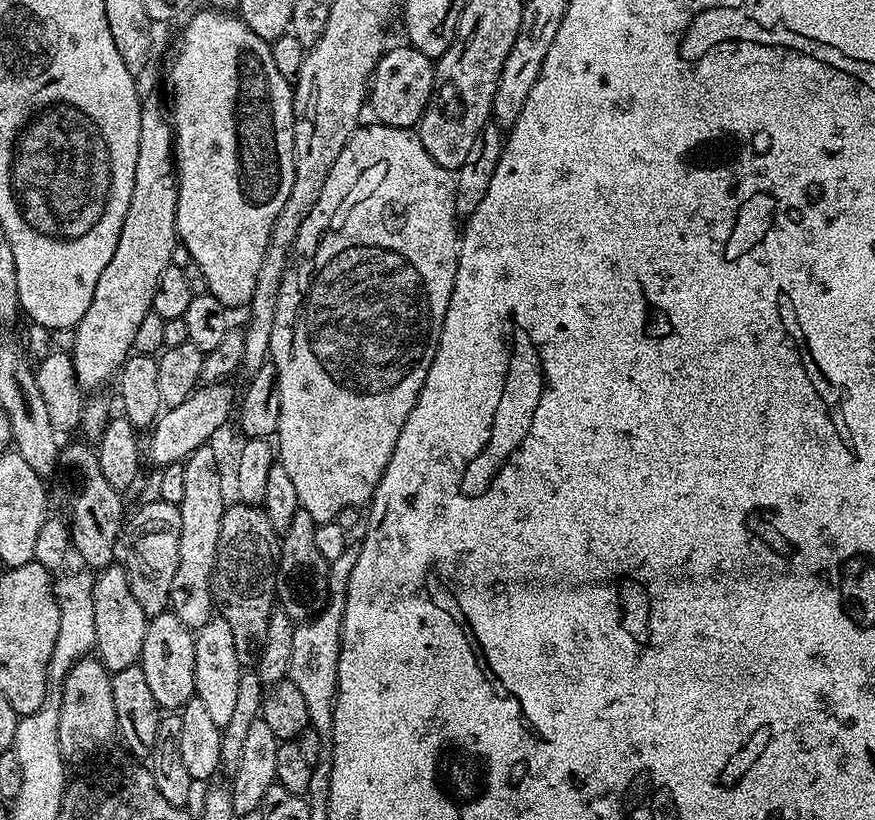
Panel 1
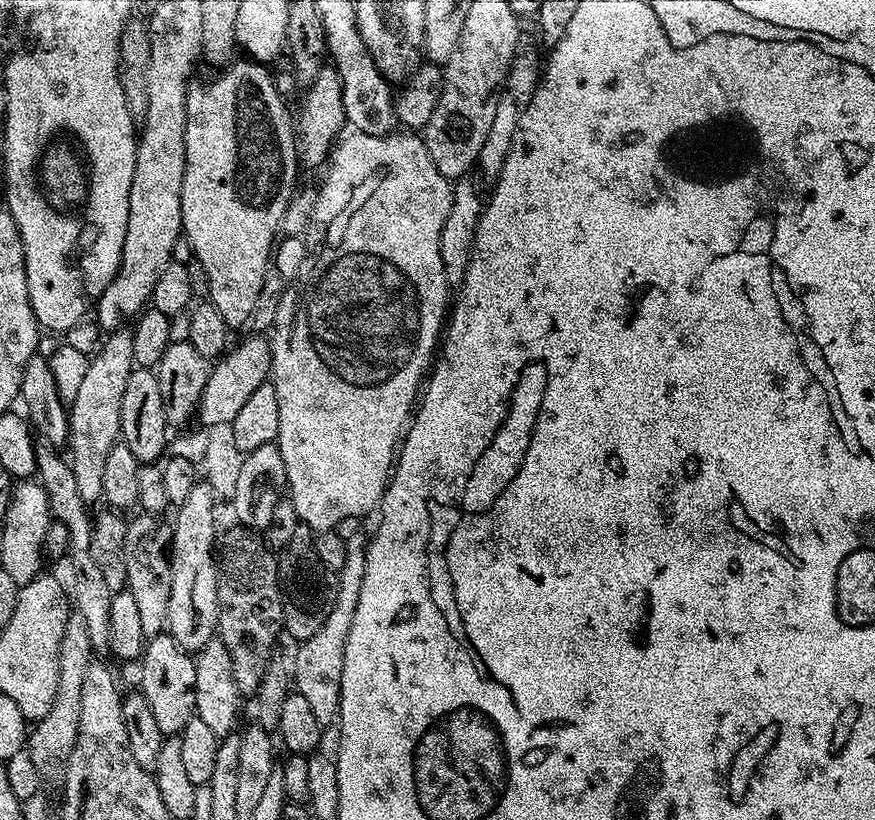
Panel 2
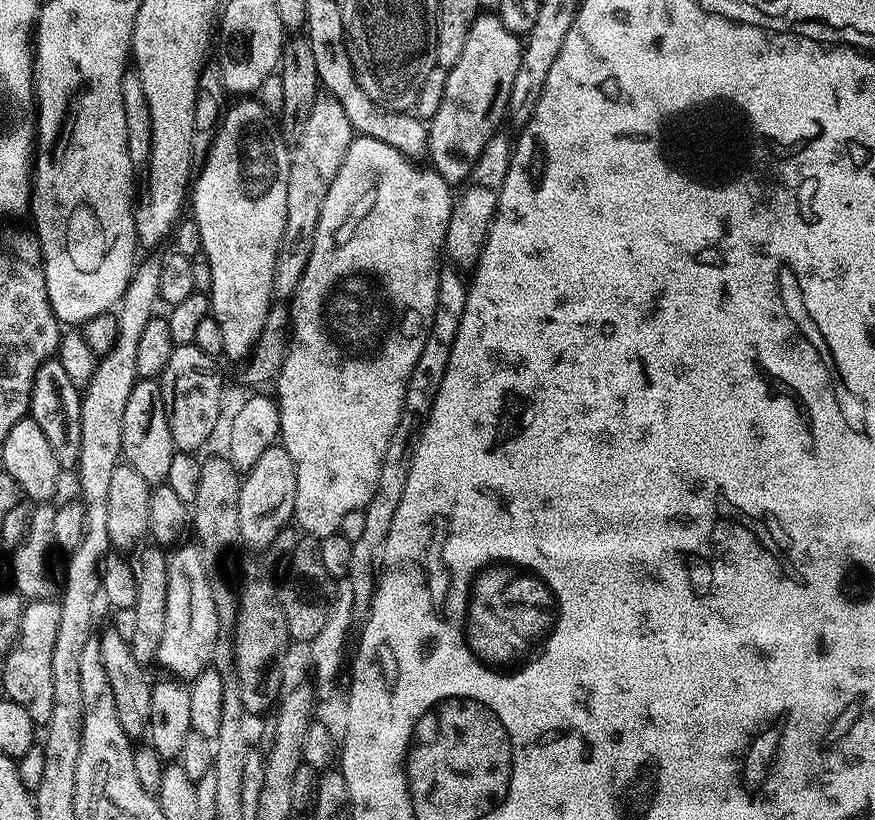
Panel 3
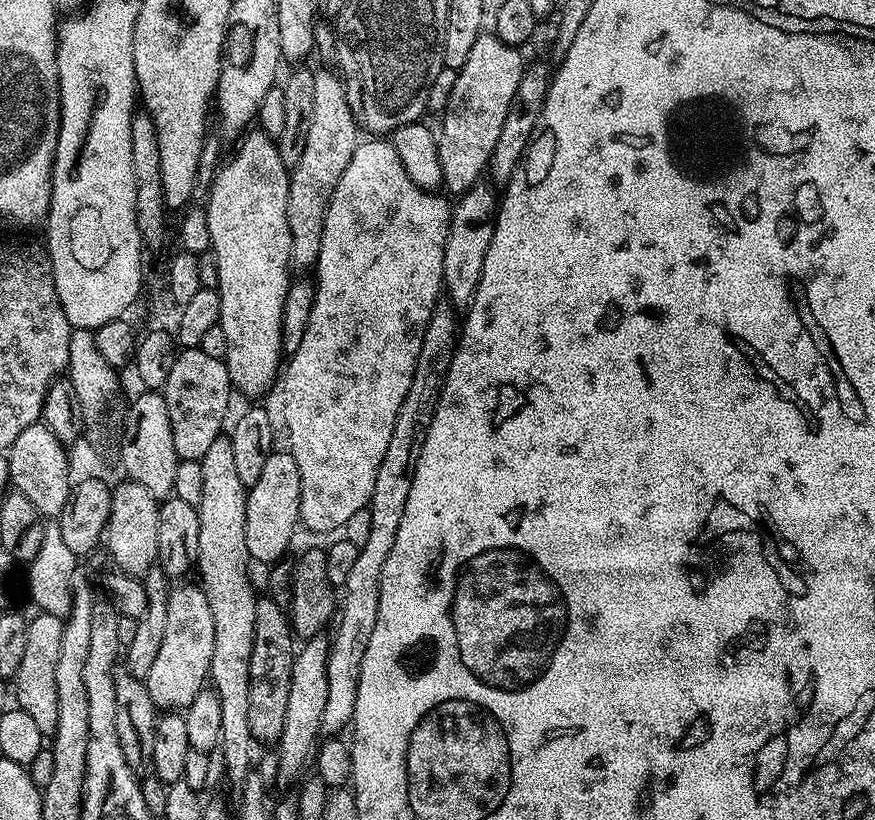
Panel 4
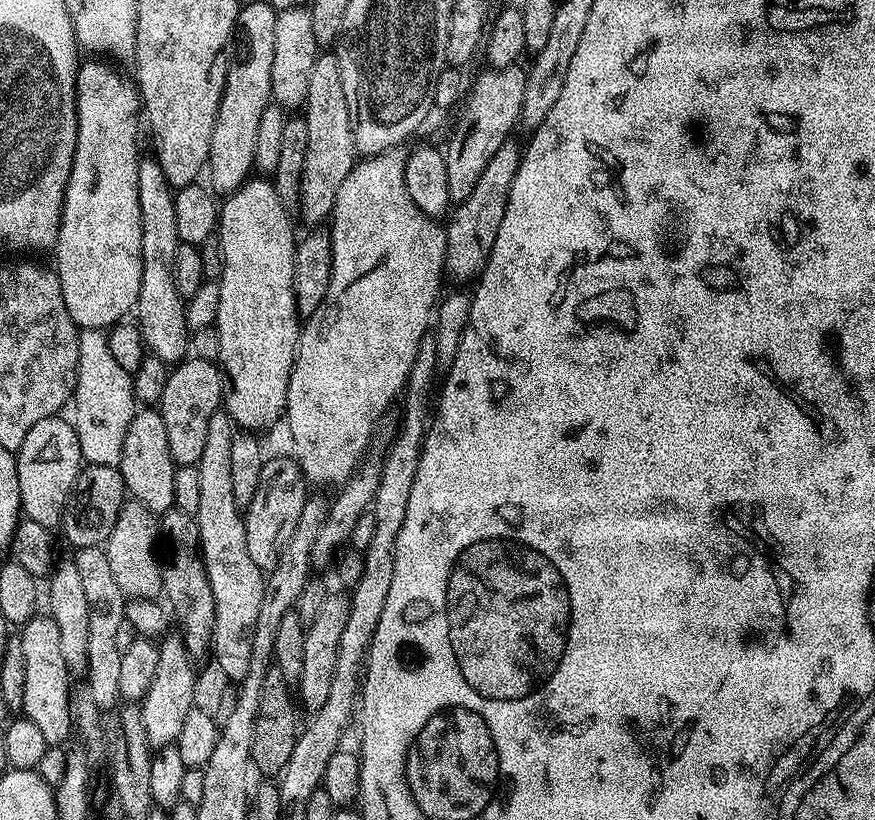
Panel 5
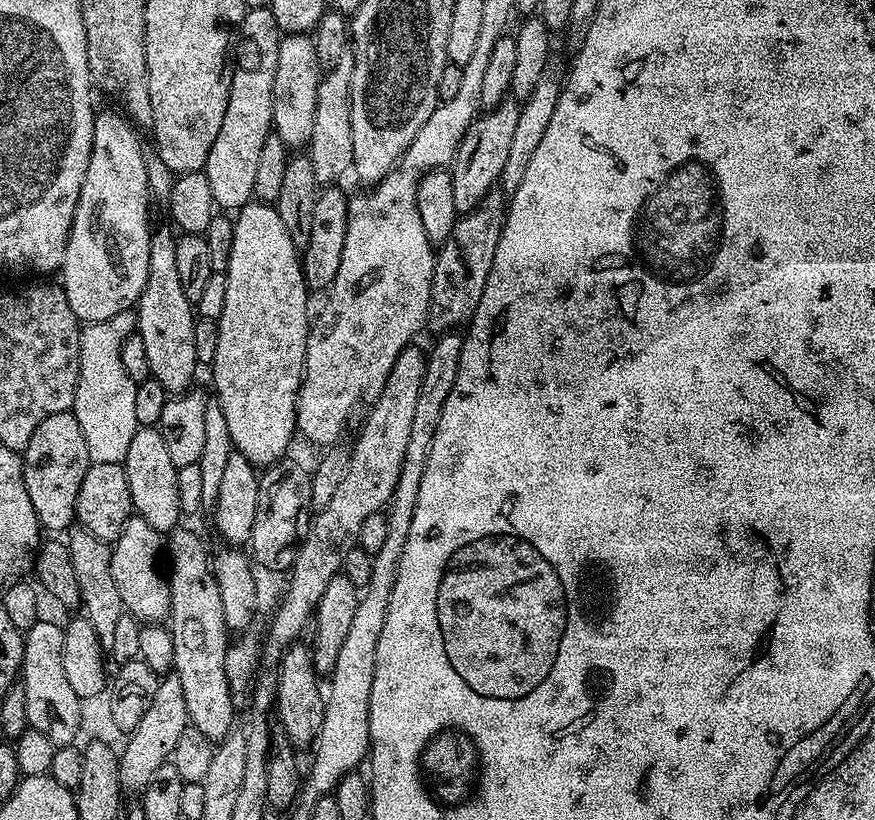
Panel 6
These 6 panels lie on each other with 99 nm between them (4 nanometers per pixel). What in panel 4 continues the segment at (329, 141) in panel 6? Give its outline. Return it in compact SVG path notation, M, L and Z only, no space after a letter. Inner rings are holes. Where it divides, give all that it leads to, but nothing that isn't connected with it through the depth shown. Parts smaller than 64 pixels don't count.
M314 71L314 114L310 121L310 130L306 134L306 150L302 150L302 158L290 170L288 177L288 262L291 271L296 274L307 273L304 272L307 268L308 271L315 269L318 250L322 250L322 230L328 203L338 186L338 178L342 178L342 170L350 166L350 158L358 143L358 125L346 98L343 79L333 72Z

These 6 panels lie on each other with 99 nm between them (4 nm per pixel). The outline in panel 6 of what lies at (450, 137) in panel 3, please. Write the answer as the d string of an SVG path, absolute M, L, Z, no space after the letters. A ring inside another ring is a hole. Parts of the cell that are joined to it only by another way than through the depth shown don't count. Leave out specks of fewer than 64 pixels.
M505 98L496 108L489 108L477 115L475 122L466 130L450 165L457 213L474 210L482 202L482 198L486 198L488 191L497 187L502 166L506 166L506 154L510 154L510 141L519 113L520 104L515 99Z

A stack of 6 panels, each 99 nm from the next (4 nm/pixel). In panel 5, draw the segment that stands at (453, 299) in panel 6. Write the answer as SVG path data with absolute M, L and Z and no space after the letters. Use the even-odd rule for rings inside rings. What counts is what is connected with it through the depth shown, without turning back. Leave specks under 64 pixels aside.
M510 138L502 142L502 146L498 146L494 153L494 158L490 158L486 170L482 170L470 198L459 201L451 209L446 220L448 245L444 255L444 270L449 277L452 275L476 278L484 269L484 263L488 261L488 255L494 246L494 238L498 238L498 226L502 226L502 214L506 214L510 186L514 182L514 174L518 174L521 155L521 145L516 145L515 139Z

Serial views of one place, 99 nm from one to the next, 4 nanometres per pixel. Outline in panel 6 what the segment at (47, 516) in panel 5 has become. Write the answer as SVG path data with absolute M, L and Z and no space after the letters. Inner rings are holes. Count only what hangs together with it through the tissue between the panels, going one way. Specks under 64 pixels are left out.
M70 410L50 414L50 418L46 418L46 422L34 430L34 438L30 438L24 447L22 459L26 494L30 494L30 502L41 529L48 534L67 533L76 519L78 486L82 486L82 478L86 478L90 463L86 438L82 438L82 426L78 426L75 414Z

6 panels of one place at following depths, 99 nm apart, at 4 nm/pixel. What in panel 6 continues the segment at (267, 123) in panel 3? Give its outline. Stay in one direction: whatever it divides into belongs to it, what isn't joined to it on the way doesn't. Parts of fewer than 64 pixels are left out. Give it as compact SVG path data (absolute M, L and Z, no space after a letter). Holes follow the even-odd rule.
M249 202L234 216L234 242L230 246L226 273L226 310L218 321L218 354L210 365L212 380L216 383L214 399L226 414L232 447L241 452L251 464L267 466L285 459L292 435L297 435L296 395L304 376L306 342L310 327L308 296L310 289L300 268L301 253L290 238L286 222L278 218L278 210L268 202Z

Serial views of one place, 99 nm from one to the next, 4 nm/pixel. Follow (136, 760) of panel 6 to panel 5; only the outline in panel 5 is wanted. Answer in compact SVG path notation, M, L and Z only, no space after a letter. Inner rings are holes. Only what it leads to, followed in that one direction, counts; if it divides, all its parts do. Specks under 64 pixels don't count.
M168 634L159 641L158 667L154 669L154 682L146 690L144 699L138 707L142 714L142 723L146 726L146 738L153 749L175 745L178 734L186 719L186 714L197 703L196 668L194 657L188 653L188 645L183 635Z

